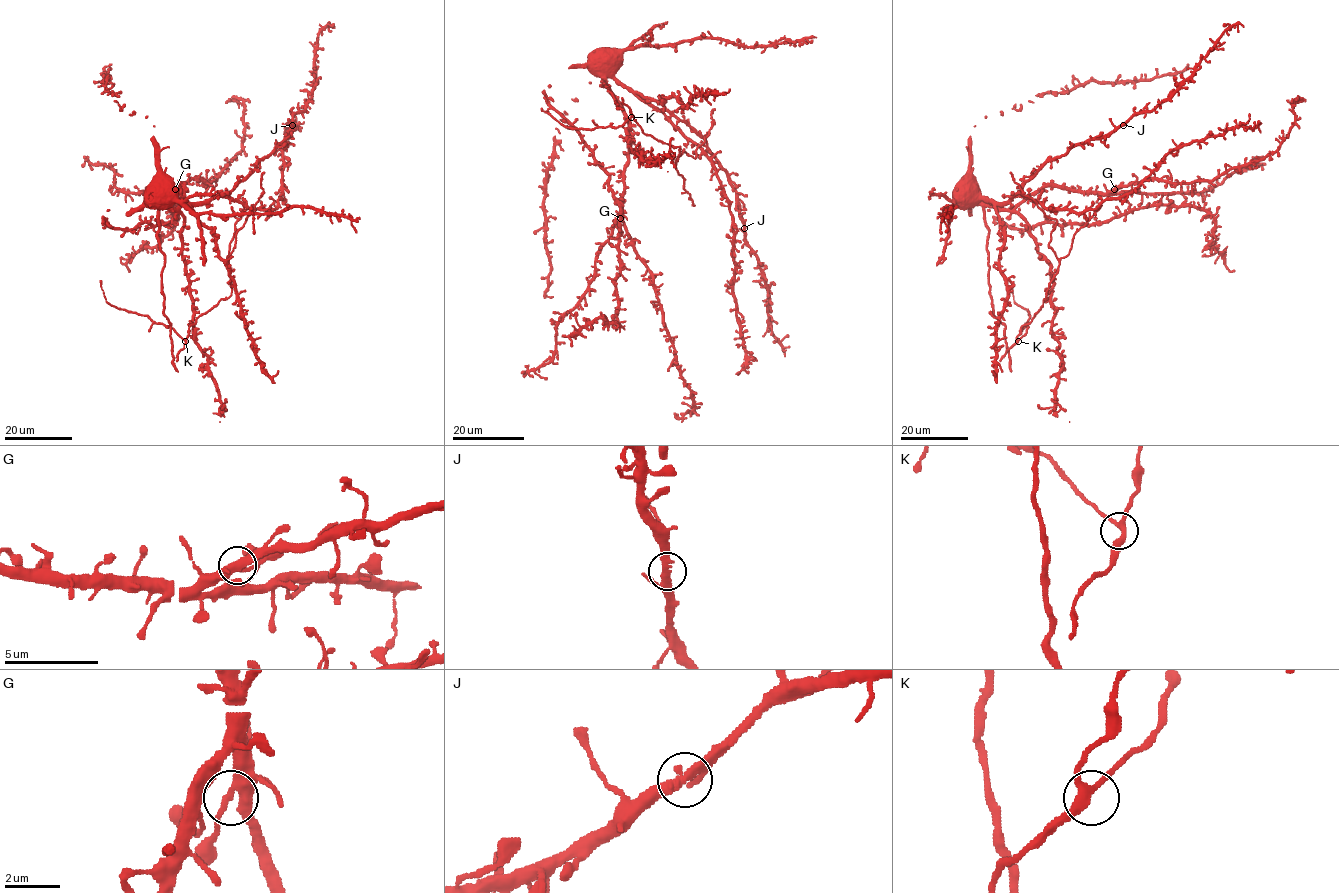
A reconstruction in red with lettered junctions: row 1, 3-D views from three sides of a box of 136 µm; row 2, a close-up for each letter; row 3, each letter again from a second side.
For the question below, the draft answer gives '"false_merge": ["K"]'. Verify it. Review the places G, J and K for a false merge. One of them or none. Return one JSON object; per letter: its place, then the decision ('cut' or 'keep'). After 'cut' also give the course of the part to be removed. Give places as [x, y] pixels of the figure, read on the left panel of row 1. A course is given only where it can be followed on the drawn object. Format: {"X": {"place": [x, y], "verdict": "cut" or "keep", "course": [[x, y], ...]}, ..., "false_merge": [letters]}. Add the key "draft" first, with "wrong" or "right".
{"draft": "wrong", "G": {"place": [175, 189], "verdict": "keep"}, "J": {"place": [292, 125], "verdict": "keep"}, "K": {"place": [185, 341], "verdict": "keep"}, "false_merge": []}

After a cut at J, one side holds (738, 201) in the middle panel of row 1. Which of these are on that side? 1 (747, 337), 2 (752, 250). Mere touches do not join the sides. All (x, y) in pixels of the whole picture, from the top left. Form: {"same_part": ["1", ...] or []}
{"same_part": ["1"]}

